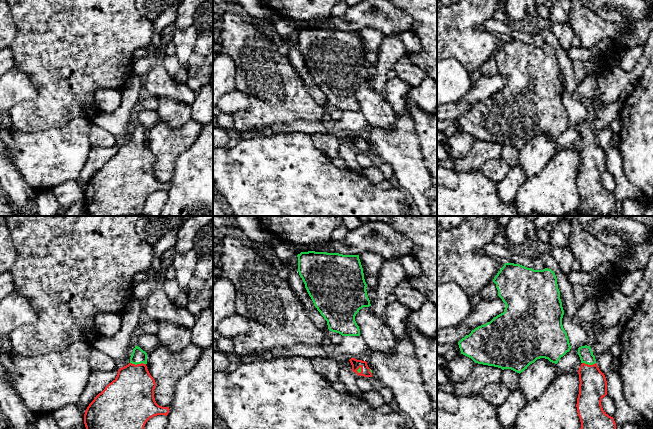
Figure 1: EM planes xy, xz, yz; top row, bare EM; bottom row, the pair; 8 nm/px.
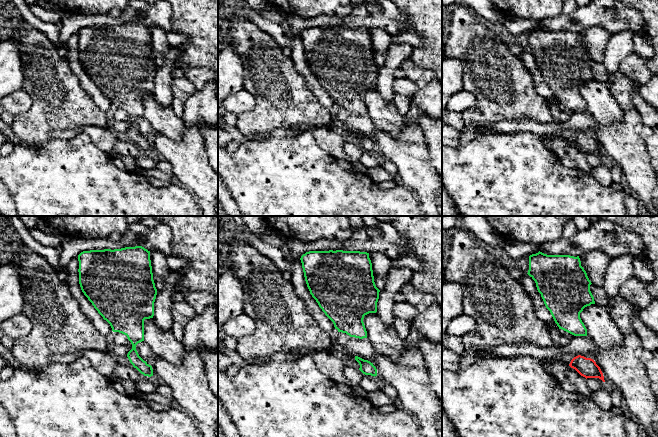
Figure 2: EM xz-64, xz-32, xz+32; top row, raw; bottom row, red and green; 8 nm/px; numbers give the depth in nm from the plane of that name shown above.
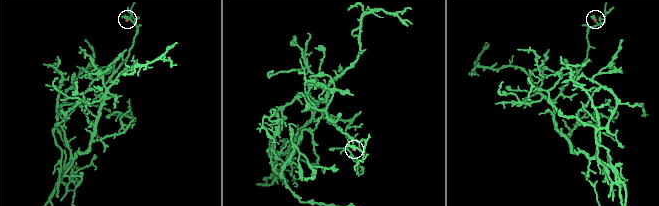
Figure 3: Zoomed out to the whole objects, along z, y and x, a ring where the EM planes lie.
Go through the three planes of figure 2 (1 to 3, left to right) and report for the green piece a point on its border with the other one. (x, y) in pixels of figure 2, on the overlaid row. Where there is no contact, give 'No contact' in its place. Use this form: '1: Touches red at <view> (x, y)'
1: No contact
2: No contact
3: No contact

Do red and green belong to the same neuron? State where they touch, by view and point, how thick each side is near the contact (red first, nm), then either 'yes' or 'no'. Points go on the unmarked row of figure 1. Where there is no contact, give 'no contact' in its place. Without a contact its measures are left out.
xy (138, 140) | 360/120 nm | yes

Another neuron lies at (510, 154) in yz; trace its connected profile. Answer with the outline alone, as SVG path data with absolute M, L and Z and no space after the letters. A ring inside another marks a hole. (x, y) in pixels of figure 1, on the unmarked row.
M504 145L500 157L505 160L510 167L513 167L518 163L519 151L519 149L511 145Z

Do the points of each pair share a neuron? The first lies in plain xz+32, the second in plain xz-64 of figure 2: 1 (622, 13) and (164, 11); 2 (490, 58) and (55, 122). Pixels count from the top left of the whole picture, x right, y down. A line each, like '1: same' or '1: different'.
1: same
2: same

